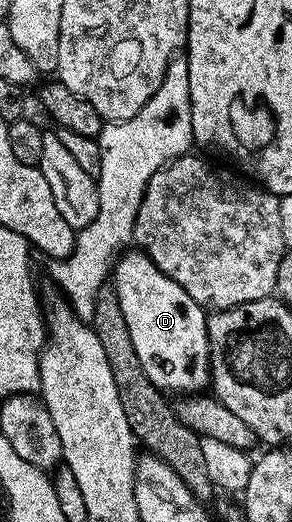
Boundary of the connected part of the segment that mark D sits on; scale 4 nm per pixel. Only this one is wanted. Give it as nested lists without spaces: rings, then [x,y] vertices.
[[[130,251],[123,252],[112,266],[112,288],[118,296],[120,311],[124,311],[124,323],[128,323],[128,335],[132,335],[132,347],[136,347],[136,355],[140,355],[144,375],[148,375],[148,379],[152,379],[152,383],[158,389],[163,391],[171,389],[174,393],[182,393],[178,395],[194,395],[205,390],[202,388],[207,388],[210,385],[210,348],[208,347],[208,331],[206,330],[207,310],[198,305],[196,299],[192,299],[192,295],[188,295],[188,291],[184,291],[184,287],[180,287],[172,279],[168,279],[168,275],[164,275],[164,271],[160,271],[160,267],[156,267],[156,263],[152,263],[152,259],[146,253],[141,251],[128,252]]]

